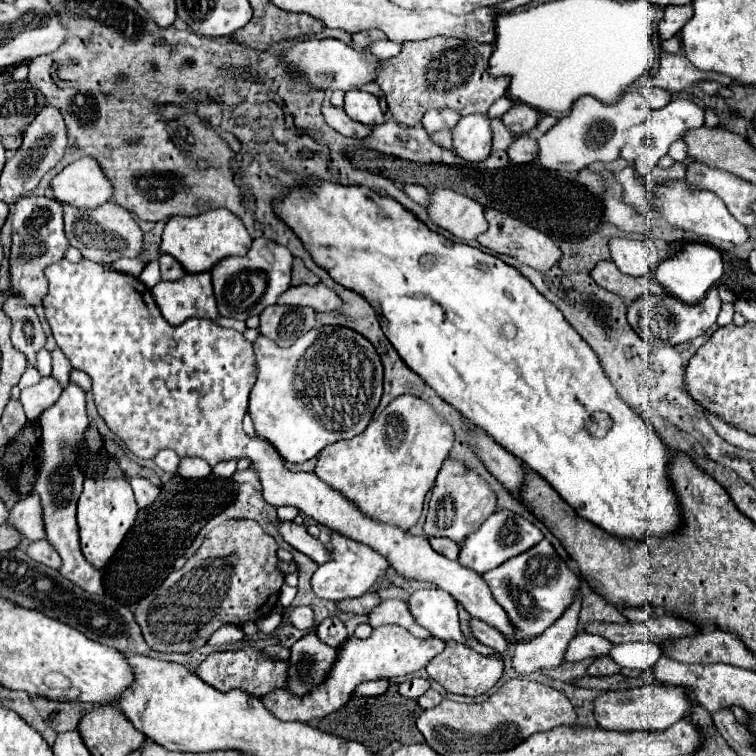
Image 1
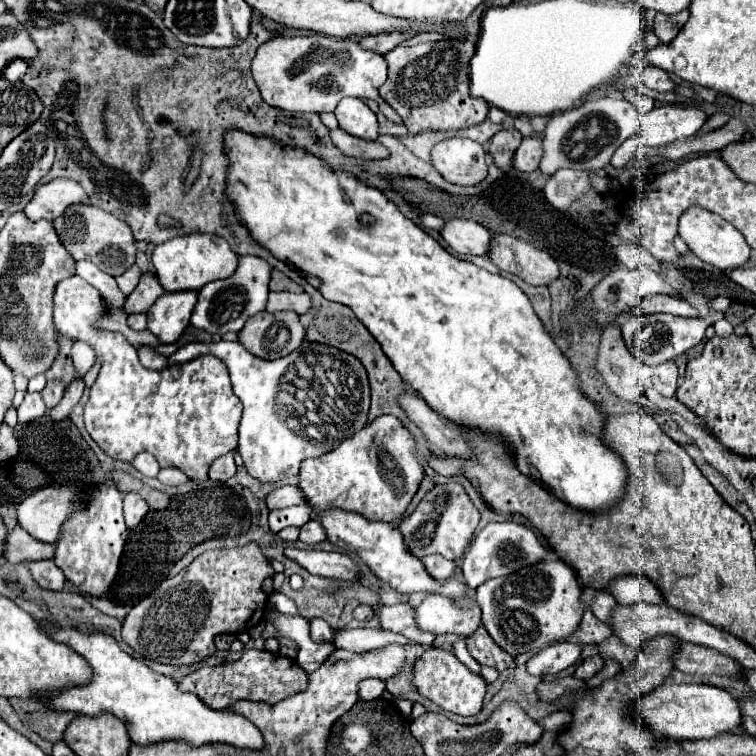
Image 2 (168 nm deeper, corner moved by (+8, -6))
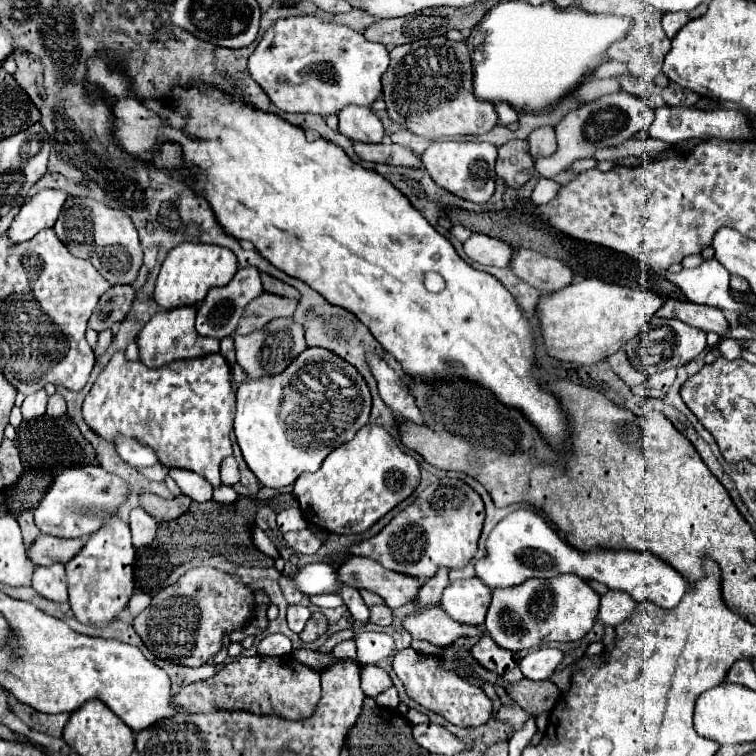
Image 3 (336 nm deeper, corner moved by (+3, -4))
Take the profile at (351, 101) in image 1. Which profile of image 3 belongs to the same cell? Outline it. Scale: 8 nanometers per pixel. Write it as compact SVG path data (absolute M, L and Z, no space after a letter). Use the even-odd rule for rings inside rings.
M349 105L339 113L339 133L359 143L381 143L383 125L369 107Z

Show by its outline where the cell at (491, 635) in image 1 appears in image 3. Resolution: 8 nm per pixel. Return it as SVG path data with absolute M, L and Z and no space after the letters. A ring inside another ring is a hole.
M487 633L477 641L477 645L471 649L473 657L489 671L503 675L505 671L511 671L519 663L519 655L507 649L501 649Z

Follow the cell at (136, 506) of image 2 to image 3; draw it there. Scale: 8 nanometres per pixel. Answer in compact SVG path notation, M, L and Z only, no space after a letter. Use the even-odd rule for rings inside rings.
M137 507L131 511L131 535L133 535L133 545L135 547L147 547L149 543L153 543L155 535L157 535L157 527L159 521L153 519L149 513L145 513L143 507Z

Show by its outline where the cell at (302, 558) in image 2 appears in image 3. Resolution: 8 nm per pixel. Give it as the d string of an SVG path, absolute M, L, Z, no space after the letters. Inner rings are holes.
M351 557L349 561L340 565L337 574L342 585L355 589L369 589L381 595L391 609L415 601L419 595L419 587L423 587L419 579L389 571L381 567L377 561L365 557Z

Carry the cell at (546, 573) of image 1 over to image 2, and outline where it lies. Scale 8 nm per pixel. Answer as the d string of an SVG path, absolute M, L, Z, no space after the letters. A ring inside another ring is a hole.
M544 559L524 567L508 577L496 577L476 589L476 601L482 609L482 623L492 639L512 657L542 649L552 641L566 639L576 631L582 617L580 585L576 573L560 559Z

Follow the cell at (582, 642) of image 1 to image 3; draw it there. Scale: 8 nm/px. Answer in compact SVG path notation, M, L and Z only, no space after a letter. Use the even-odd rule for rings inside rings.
M541 647L541 649L535 649L535 651L527 653L525 657L521 657L519 669L525 679L541 681L541 679L551 677L551 673L561 663L561 659L563 659L563 653L559 649Z

